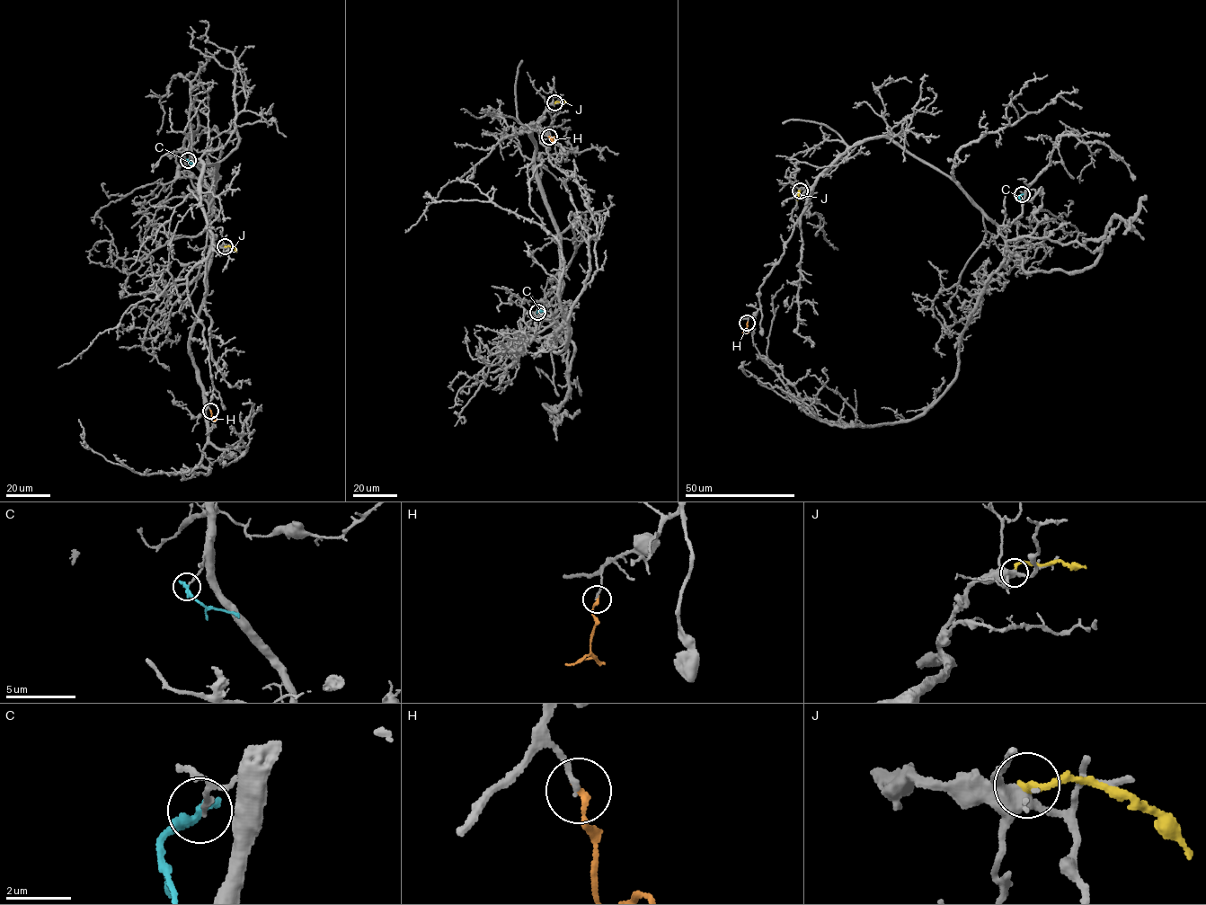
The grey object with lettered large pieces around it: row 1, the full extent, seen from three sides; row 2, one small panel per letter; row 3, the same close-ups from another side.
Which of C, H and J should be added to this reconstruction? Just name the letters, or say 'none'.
H

